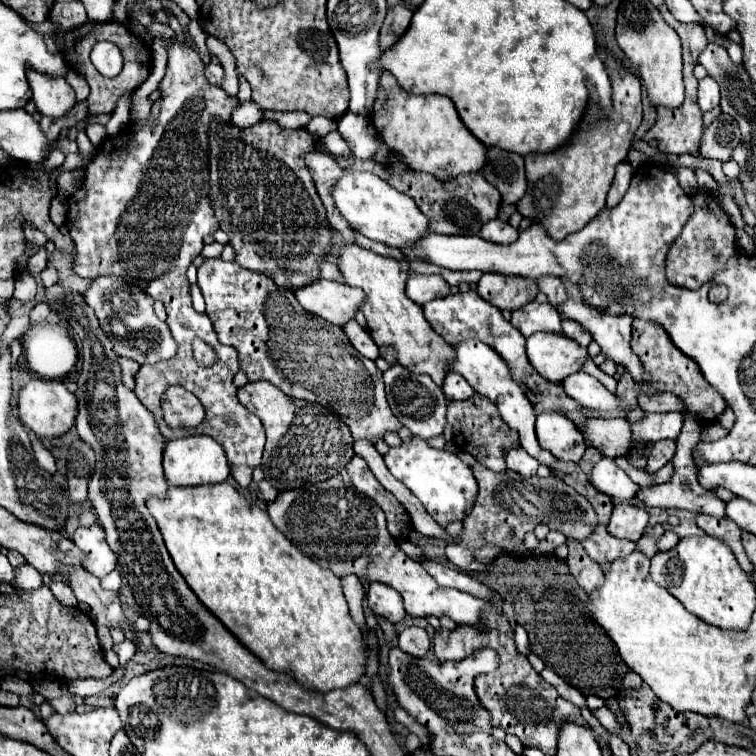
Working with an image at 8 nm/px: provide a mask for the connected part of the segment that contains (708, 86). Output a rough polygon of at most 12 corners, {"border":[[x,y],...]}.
{"border":[[713,78],[699,80],[701,112],[719,106],[719,84]]}

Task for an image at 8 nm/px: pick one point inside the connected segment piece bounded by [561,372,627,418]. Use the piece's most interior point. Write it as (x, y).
(588, 391)

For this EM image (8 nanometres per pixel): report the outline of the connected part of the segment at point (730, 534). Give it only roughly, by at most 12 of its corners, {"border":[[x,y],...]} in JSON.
{"border":[[697,514],[705,534],[733,548],[739,566],[749,578],[755,566],[741,546],[741,530],[729,518]]}

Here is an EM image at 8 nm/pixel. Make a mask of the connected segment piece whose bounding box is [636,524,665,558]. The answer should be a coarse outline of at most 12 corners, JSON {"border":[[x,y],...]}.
{"border":[[657,524],[636,543],[636,549],[649,558],[659,552],[656,541],[665,533]]}

